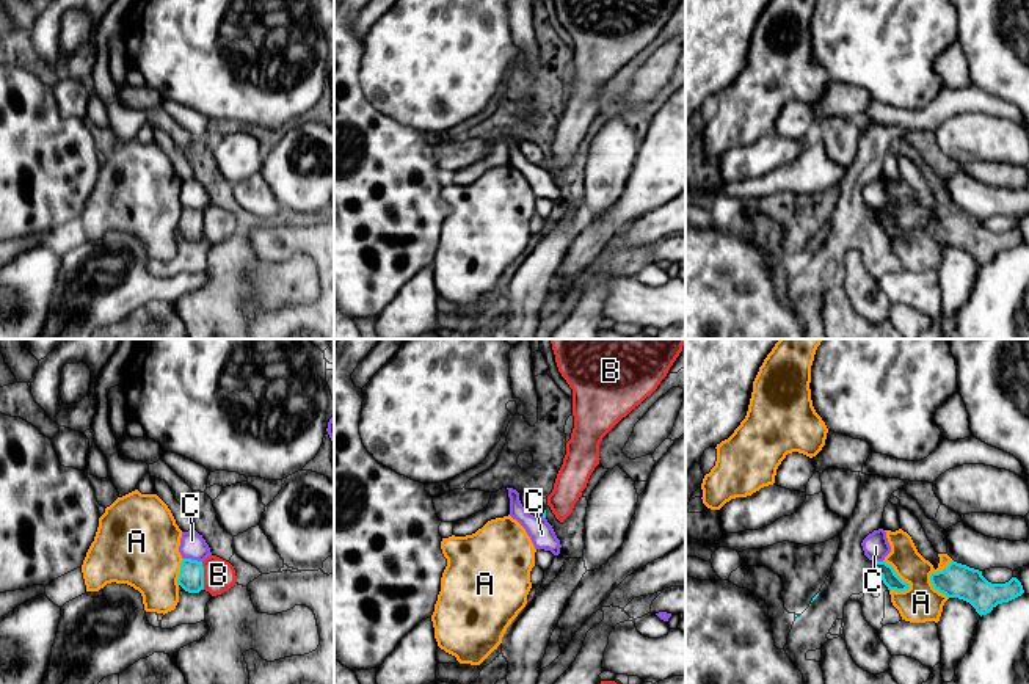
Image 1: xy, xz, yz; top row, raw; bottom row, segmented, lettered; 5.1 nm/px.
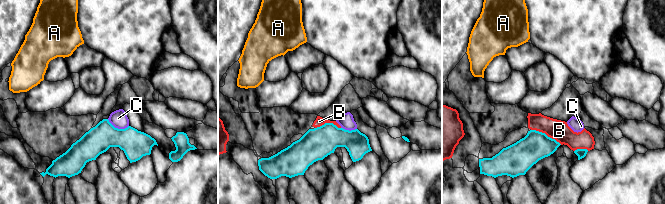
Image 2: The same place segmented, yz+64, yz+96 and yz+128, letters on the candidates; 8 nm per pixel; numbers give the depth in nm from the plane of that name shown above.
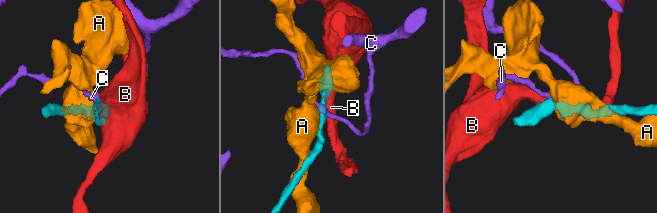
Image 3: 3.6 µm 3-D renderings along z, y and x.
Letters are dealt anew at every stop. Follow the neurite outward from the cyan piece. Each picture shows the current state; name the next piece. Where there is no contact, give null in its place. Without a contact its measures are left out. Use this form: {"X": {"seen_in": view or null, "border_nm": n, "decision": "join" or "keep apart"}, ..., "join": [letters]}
{"A": {"seen_in": "yz", "border_nm": 200, "decision": "keep apart"}, "B": {"seen_in": "xy", "border_nm": 140, "decision": "keep apart"}, "C": {"seen_in": "xy", "border_nm": 100, "decision": "keep apart"}, "join": []}

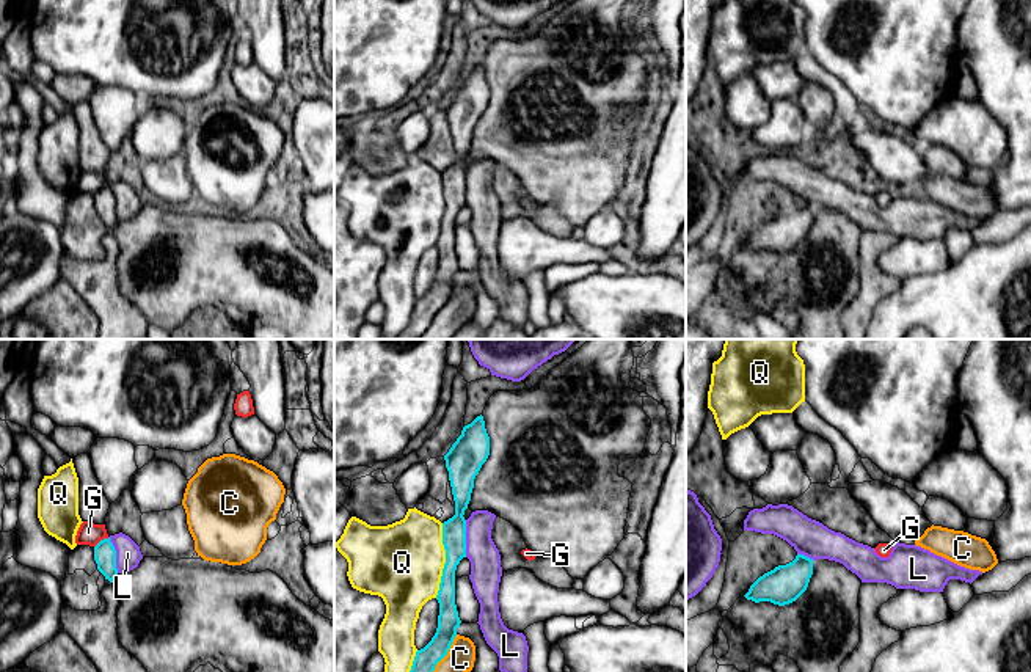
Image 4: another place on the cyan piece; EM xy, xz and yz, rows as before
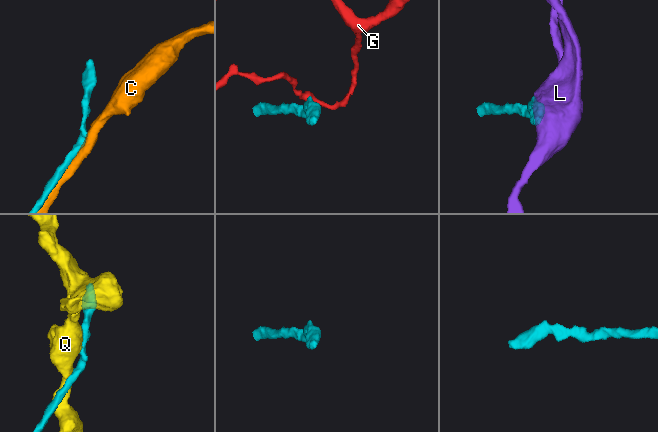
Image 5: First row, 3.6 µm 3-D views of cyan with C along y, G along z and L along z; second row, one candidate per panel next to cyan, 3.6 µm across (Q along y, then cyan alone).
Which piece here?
{"C": {"seen_in": "xz", "border_nm": 240, "decision": "keep apart"}, "G": {"seen_in": "xy", "border_nm": 90, "decision": "keep apart"}, "L": {"seen_in": "xz", "border_nm": 190, "decision": "keep apart"}, "Q": {"seen_in": "xz", "border_nm": 380, "decision": "keep apart"}, "join": []}

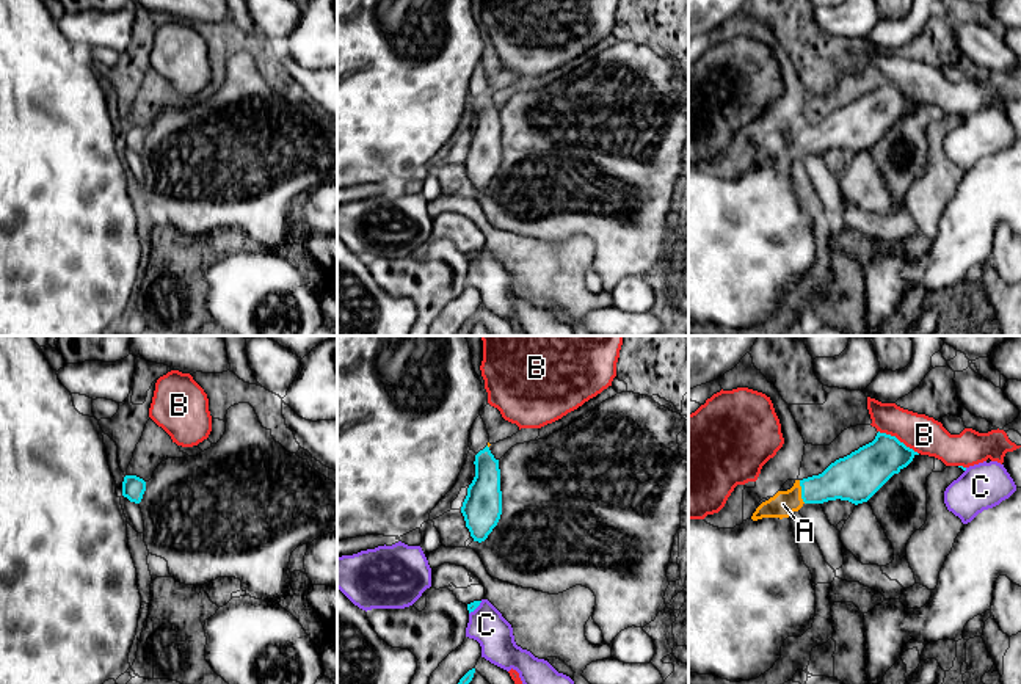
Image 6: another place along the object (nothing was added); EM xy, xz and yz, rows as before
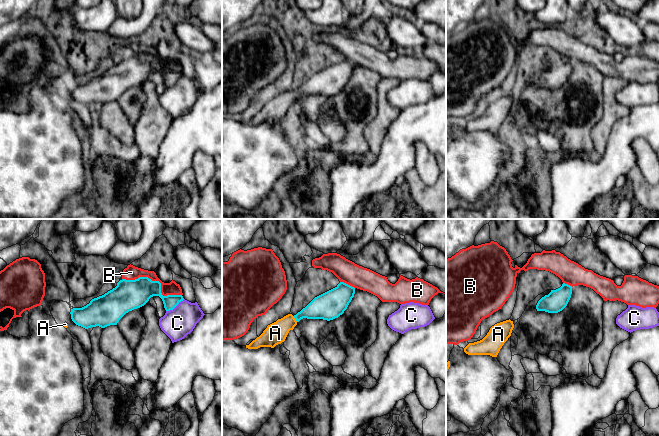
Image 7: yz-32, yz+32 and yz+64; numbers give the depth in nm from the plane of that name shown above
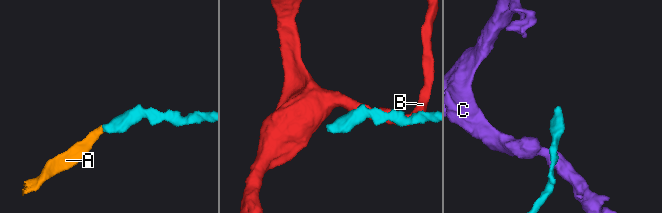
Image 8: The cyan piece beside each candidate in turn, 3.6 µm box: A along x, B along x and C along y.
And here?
{"A": {"seen_in": "yz", "border_nm": 120, "decision": "join"}, "B": {"seen_in": "yz", "border_nm": 240, "decision": "keep apart"}, "C": {"seen_in": "xz", "border_nm": 100, "decision": "keep apart"}, "join": ["A"]}

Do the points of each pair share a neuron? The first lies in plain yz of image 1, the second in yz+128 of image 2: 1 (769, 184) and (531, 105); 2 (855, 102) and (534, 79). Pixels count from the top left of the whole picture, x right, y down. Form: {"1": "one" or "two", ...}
{"1": "one", "2": "two"}

